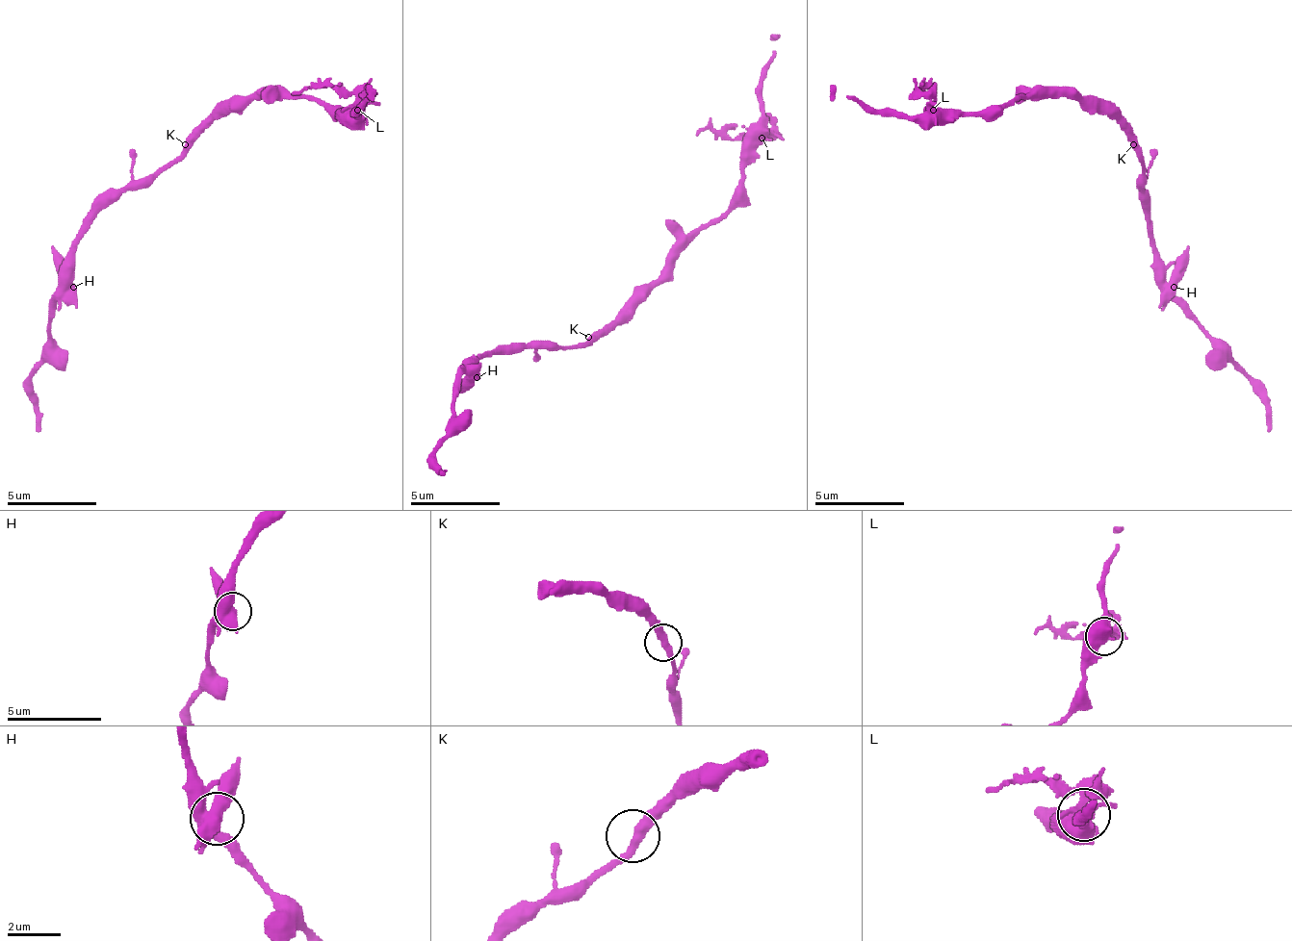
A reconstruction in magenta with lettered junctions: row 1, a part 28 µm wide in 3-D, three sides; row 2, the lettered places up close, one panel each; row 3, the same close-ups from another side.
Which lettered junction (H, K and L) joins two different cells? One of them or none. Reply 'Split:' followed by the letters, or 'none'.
Split: L

